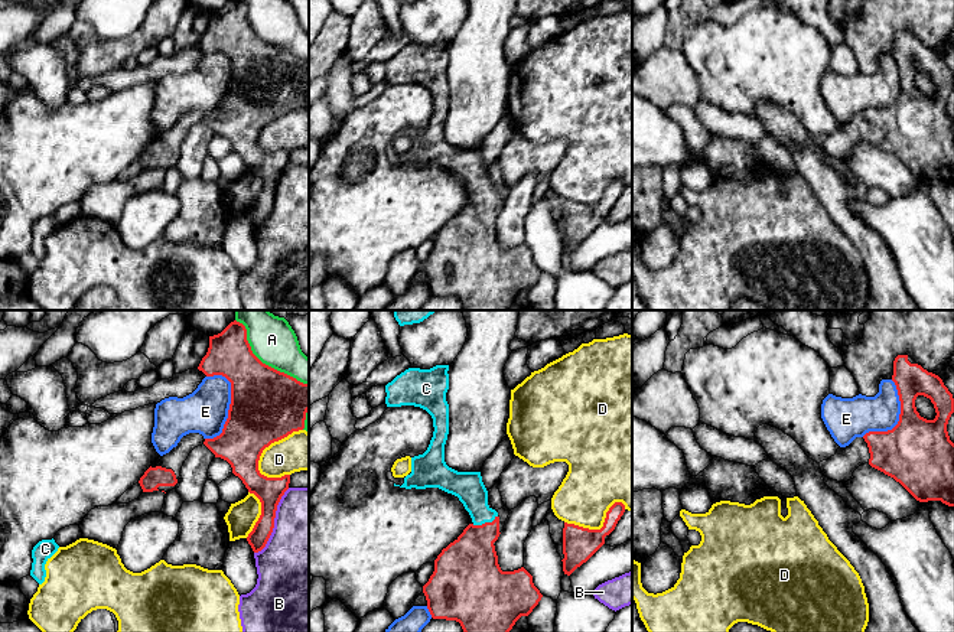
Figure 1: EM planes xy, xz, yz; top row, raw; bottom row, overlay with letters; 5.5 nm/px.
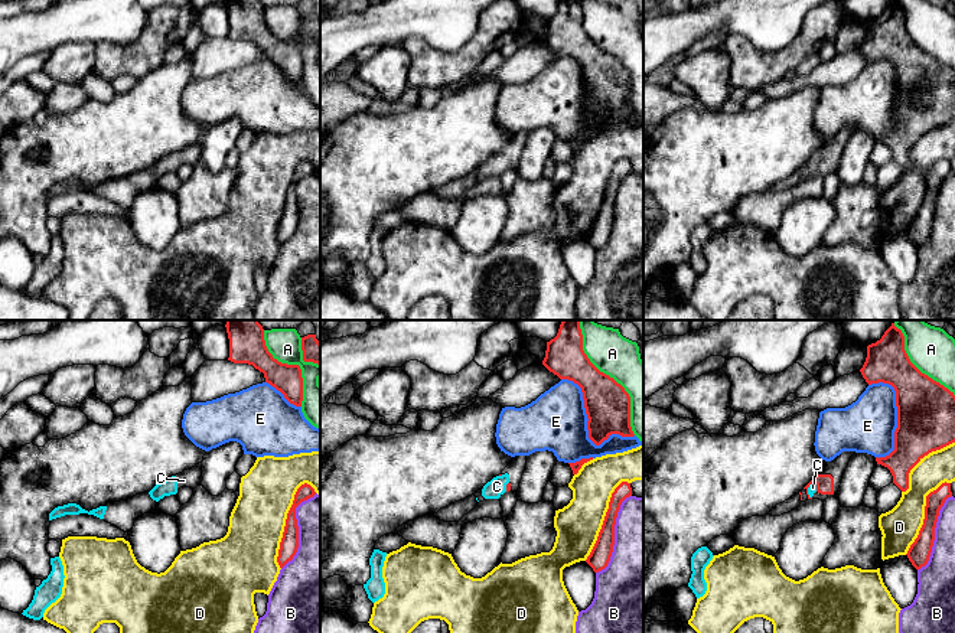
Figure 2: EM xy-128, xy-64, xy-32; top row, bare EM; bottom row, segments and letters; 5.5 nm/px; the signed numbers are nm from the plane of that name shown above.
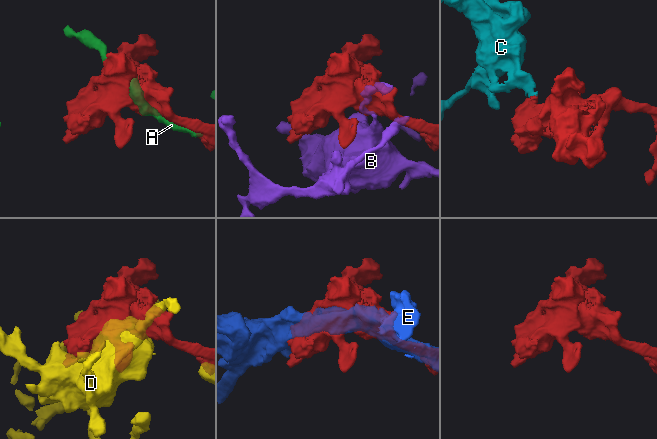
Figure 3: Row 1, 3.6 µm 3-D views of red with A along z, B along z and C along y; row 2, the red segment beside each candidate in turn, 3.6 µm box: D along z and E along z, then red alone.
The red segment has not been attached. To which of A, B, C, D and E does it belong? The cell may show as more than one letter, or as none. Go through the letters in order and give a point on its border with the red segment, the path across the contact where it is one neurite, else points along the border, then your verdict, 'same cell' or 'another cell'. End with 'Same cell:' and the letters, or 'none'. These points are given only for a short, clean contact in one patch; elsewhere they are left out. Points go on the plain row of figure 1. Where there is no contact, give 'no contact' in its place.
A: contact xy (264, 41); another cell
B: contact xy (273, 199); another cell
C: contact xz (485, 199); way xz (469, 241), (485, 199), (468, 163); same cell
D: contact xy (270, 120); another cell
E: contact xy (228, 88); another cell
Same cell: C

